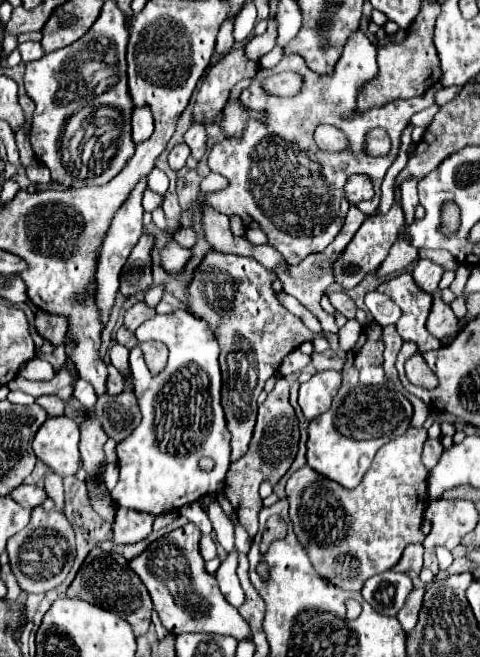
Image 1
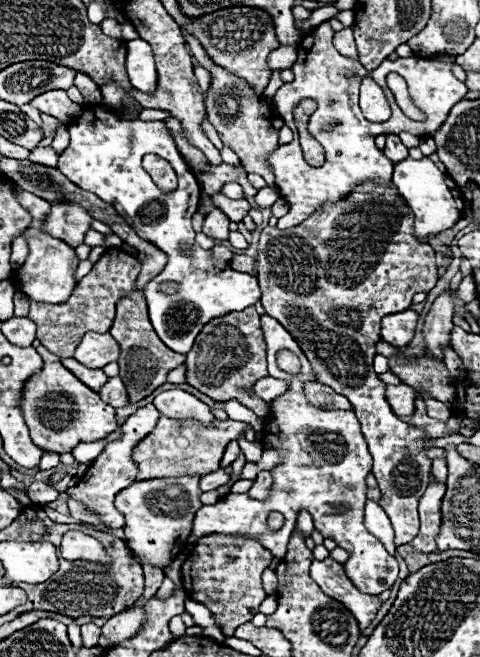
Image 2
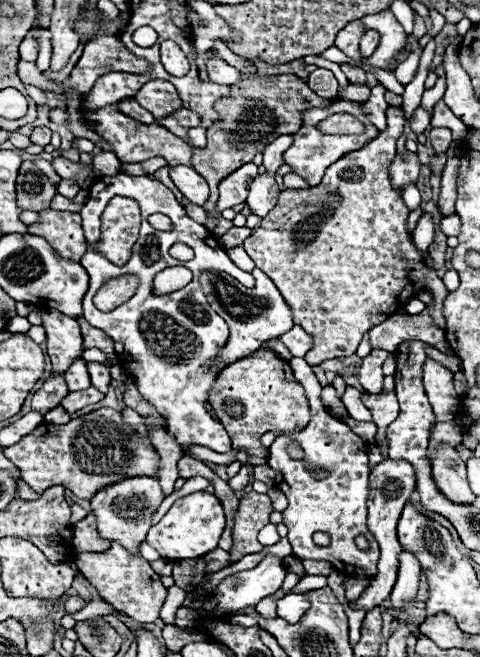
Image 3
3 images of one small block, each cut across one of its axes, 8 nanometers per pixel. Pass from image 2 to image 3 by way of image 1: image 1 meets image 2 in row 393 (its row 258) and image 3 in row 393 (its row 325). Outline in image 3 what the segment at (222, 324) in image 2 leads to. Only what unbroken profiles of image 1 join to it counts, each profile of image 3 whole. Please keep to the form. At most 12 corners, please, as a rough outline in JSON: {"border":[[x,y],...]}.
{"border":[[266,348],[226,366],[208,402],[232,448],[264,464],[260,436],[304,428],[290,364]]}

